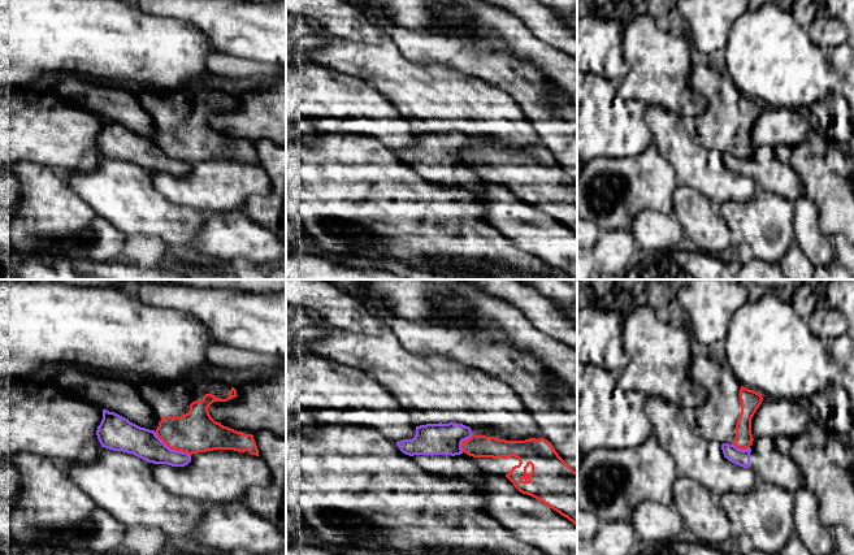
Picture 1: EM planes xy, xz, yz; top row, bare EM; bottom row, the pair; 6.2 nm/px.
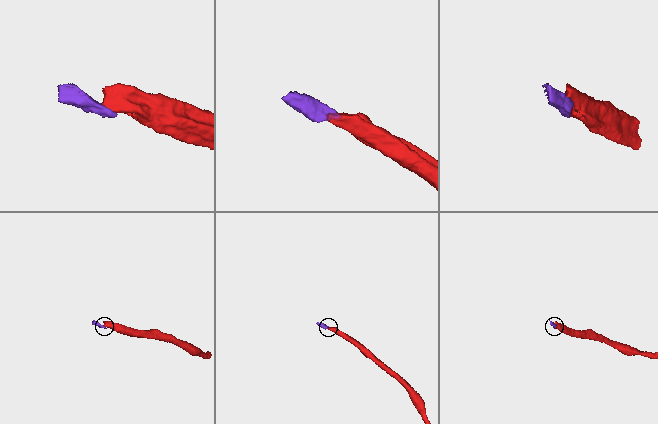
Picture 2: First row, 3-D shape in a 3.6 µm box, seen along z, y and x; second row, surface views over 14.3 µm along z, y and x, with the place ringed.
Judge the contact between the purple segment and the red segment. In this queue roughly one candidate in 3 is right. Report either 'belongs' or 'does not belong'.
does not belong

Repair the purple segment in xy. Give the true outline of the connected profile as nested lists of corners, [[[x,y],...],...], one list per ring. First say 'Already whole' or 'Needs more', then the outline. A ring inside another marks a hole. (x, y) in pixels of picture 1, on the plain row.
Already whole. [[[103,118],[96,144],[101,156],[133,162],[148,172],[185,175],[191,170],[191,164],[169,157],[155,139],[140,136],[107,118]]]

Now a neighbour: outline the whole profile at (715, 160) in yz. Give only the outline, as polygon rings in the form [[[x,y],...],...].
[[[647,105],[645,120],[653,134],[653,144],[656,146],[662,157],[664,157],[675,169],[679,186],[690,186],[708,198],[716,208],[725,201],[745,201],[758,192],[754,179],[740,175],[729,170],[718,149],[706,149],[695,142],[686,131],[682,120],[673,112],[660,105]]]

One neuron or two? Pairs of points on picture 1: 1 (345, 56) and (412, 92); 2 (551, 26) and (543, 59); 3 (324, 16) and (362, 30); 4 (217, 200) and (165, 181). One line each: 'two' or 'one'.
1: one
2: two
3: one
4: one

